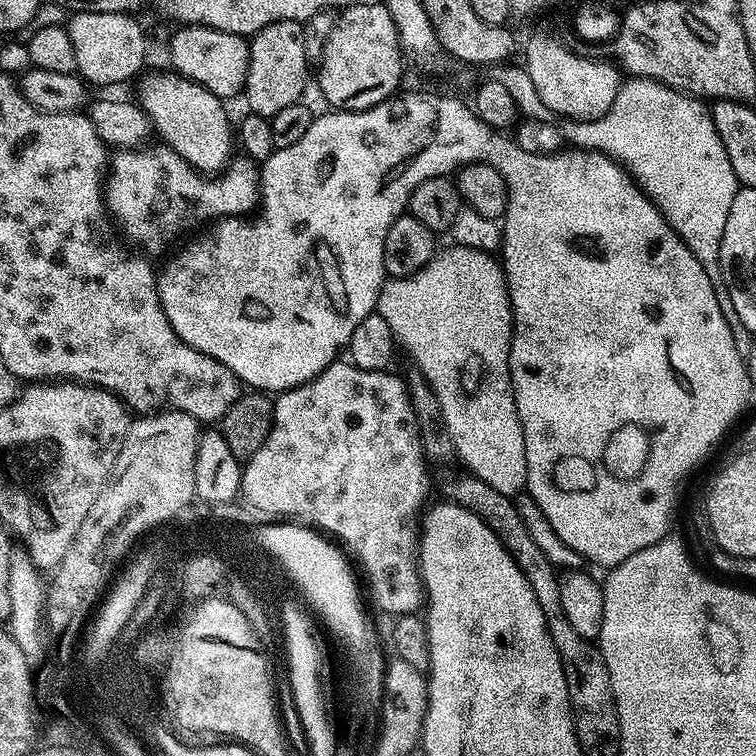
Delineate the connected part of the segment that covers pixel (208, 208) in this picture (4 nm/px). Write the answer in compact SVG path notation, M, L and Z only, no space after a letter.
M140 146L135 150L120 150L112 160L112 173L106 176L106 208L112 211L120 228L140 248L148 252L160 252L175 236L196 228L199 224L207 225L221 218L240 218L252 207L257 207L260 200L260 168L257 161L247 158L233 159L223 169L222 174L197 172L185 162L173 148L159 146L148 148Z

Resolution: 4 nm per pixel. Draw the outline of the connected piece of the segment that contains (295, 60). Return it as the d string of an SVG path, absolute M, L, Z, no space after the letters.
M279 20L258 30L251 37L250 66L244 83L243 99L248 99L249 113L271 117L278 110L297 103L304 92L304 83L308 80L310 61L306 46L302 46L304 26L299 20Z

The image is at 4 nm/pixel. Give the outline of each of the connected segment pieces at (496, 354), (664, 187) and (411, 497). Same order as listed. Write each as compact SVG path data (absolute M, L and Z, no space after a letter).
M451 246L445 250L437 251L424 268L419 268L414 274L409 276L398 276L389 279L380 290L380 297L376 303L376 312L386 318L386 326L390 326L392 337L396 339L397 345L401 349L408 351L408 356L413 360L415 371L421 372L426 378L426 382L432 388L438 398L438 406L442 406L442 418L448 427L450 438L456 447L456 454L459 463L465 464L467 471L473 476L482 478L486 486L494 486L498 494L506 494L515 497L525 491L528 483L528 467L526 466L526 442L522 434L522 422L518 418L518 410L514 402L512 393L512 371L508 365L510 358L510 346L512 345L512 303L508 297L508 279L504 277L504 270L501 261L497 259L491 251L482 249L464 248Z
M628 78L621 83L610 110L602 118L569 128L572 129L567 129L566 136L576 143L573 145L619 162L664 215L665 222L680 235L684 245L695 252L702 270L710 277L710 286L714 286L714 298L718 298L722 318L726 318L730 334L734 334L738 350L747 353L750 333L742 326L742 318L738 318L734 302L730 302L720 273L722 230L726 230L726 218L730 218L730 205L738 185L734 166L726 158L726 146L722 146L718 130L714 130L709 105L657 80Z
M333 362L312 380L299 384L296 388L289 388L287 392L279 393L275 397L272 405L272 429L270 434L263 446L258 450L258 454L250 457L242 468L240 478L242 500L245 500L250 507L257 508L260 512L269 512L272 515L269 517L291 518L293 521L303 522L305 525L335 538L353 557L356 555L360 559L360 564L364 567L365 574L368 575L368 586L366 582L367 591L372 591L372 600L382 611L393 612L393 617L396 618L416 614L421 611L422 605L426 600L426 593L420 579L418 567L418 537L422 531L422 513L429 503L428 468L430 469L430 464L424 455L424 447L420 441L420 427L416 421L414 406L410 402L408 385L403 375L395 376L392 370L375 372L374 370L357 368L351 362L340 363Z

